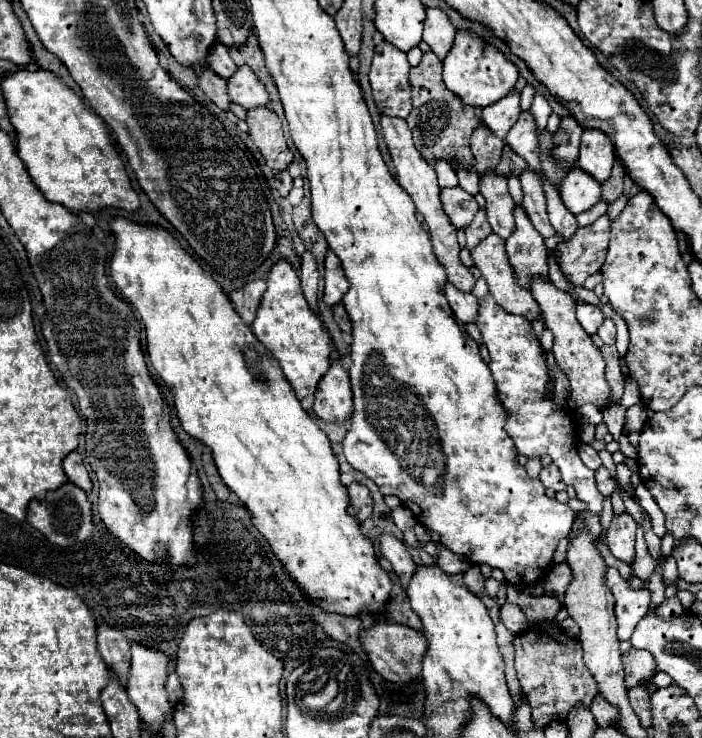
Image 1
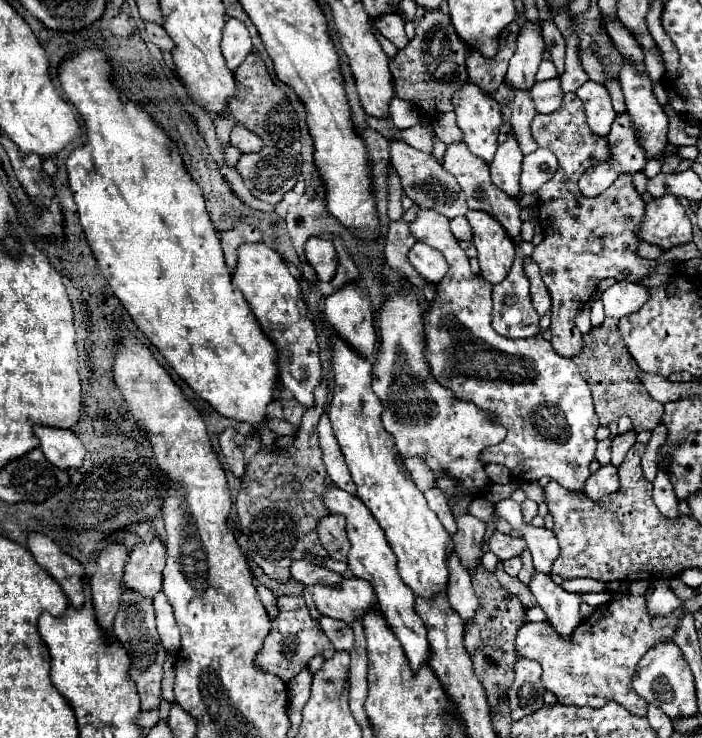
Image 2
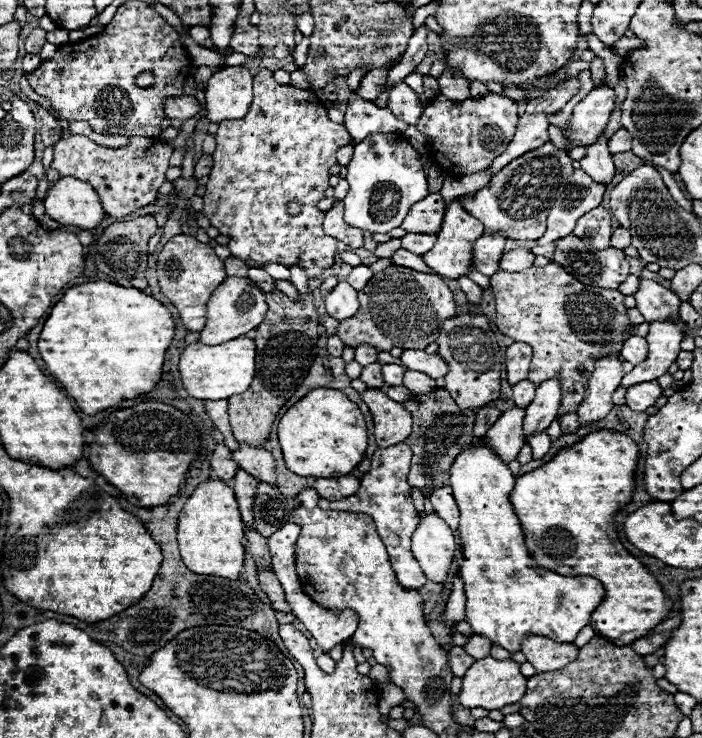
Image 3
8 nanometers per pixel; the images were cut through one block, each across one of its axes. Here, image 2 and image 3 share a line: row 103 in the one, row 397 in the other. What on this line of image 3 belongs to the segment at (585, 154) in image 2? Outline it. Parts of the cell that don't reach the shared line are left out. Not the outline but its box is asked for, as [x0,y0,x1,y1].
[490,262,632,418]

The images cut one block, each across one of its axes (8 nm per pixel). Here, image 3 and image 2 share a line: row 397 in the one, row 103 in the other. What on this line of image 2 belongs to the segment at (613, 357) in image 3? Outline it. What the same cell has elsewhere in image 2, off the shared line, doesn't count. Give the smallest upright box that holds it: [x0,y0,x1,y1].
[576,80,616,136]

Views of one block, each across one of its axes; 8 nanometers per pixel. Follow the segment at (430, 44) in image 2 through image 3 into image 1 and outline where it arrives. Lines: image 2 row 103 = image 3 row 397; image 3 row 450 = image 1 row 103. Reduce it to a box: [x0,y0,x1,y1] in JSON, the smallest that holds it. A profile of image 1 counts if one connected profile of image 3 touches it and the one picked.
[406,52,480,170]

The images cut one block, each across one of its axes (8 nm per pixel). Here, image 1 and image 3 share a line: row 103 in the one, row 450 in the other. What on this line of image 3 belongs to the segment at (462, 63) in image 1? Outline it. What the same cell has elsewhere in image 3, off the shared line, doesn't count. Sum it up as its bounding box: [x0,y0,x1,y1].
[450,442,604,652]

